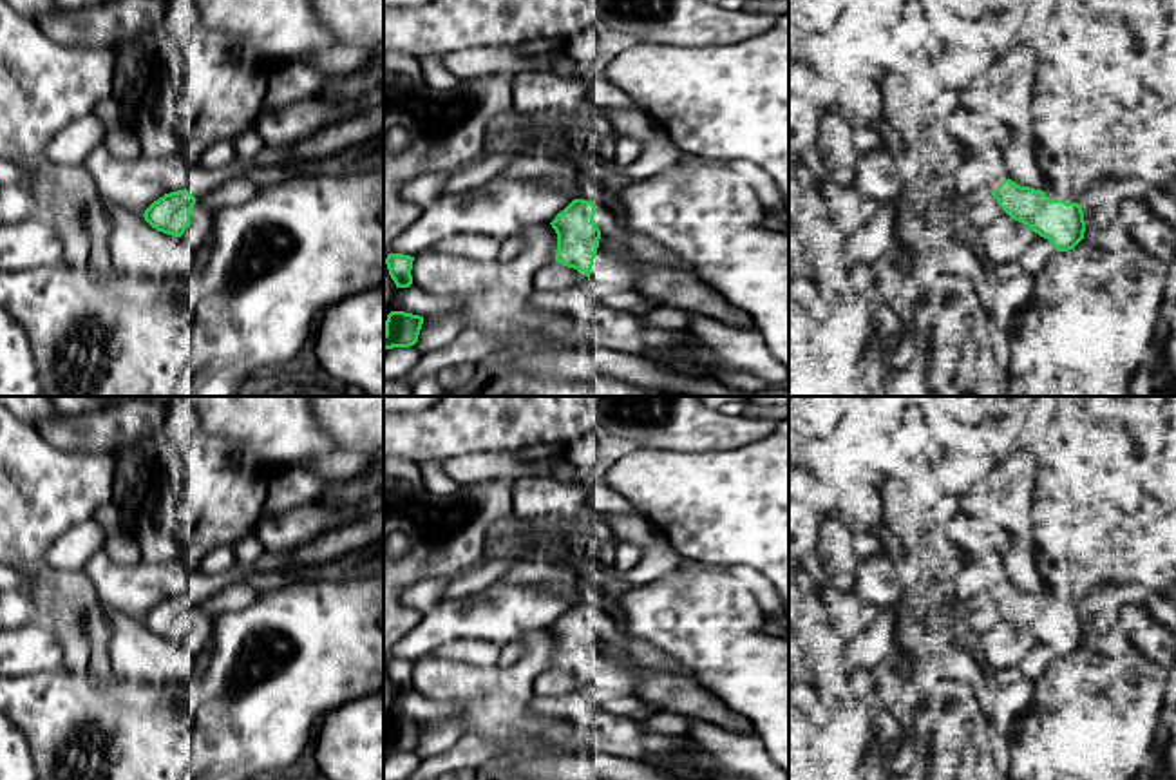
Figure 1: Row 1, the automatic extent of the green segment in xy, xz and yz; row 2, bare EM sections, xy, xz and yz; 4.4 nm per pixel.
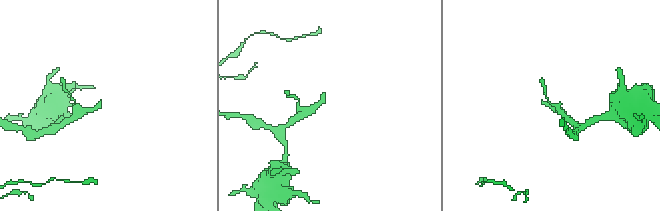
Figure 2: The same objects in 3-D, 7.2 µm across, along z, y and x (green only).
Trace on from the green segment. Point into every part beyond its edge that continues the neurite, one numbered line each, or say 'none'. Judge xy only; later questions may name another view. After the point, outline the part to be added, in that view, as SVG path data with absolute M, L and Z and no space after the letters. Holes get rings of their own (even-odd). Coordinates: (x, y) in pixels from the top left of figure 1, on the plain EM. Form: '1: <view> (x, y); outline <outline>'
1: xy (333, 543); outline M384 509L351 523L329 528L286 554L264 552L251 566L235 563L221 574L197 570L188 581L186 595L195 604L204 604L226 586L251 585L257 575L268 572L280 574L291 565L308 566L331 563L344 554L378 541L380 537L384 537Z

